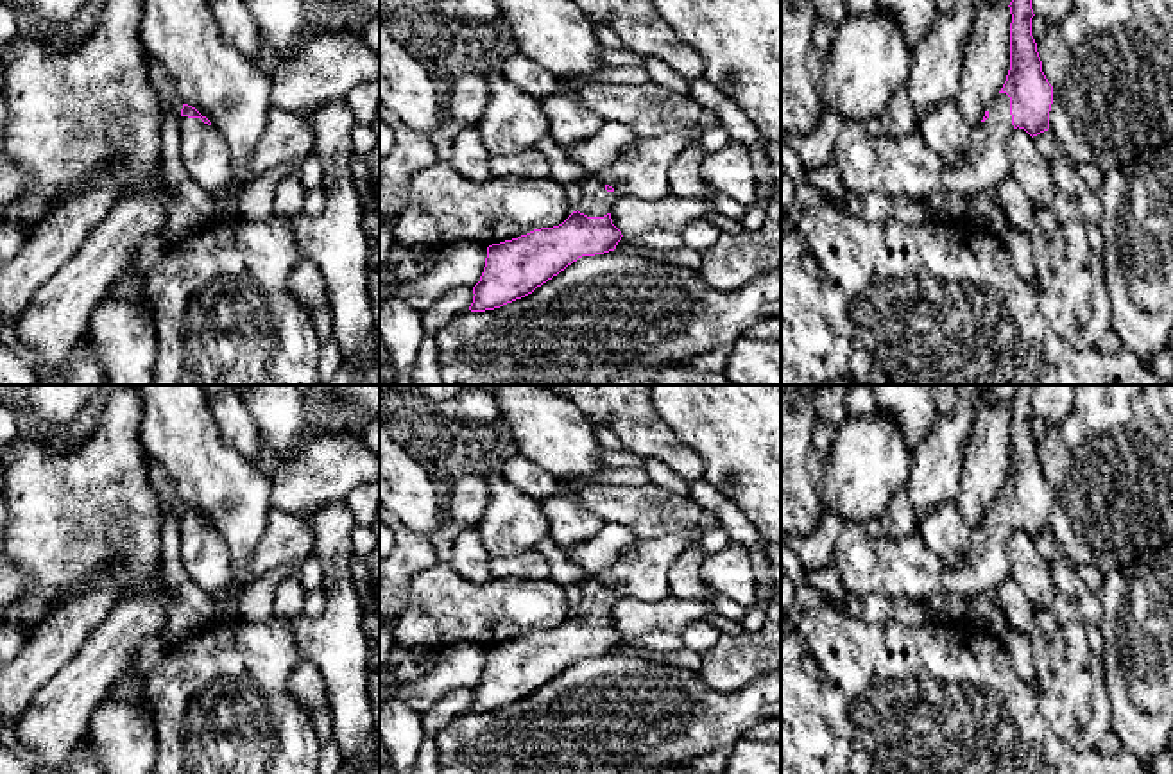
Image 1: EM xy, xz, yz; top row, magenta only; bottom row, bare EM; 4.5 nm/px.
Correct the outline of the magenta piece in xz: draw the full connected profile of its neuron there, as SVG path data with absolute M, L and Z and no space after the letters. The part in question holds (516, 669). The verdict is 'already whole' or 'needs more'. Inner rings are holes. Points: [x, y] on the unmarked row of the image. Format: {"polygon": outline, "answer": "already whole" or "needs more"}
{"polygon": "M586 577L580 586L582 604L562 625L487 649L484 674L473 688L471 713L521 701L578 659L616 650L623 636L612 625L611 609L620 595L596 577Z", "answer": "needs more"}

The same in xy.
{"polygon": "M195 509L181 511L181 559L193 582L210 597L220 595L231 582L231 552L218 530Z", "answer": "needs more"}

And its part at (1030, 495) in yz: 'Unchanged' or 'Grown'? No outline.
Grown

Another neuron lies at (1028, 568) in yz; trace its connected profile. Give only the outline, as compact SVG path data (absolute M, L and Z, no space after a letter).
M1012 530L1008 538L1010 579L1014 579L1033 609L1053 602L1053 579L1048 561L1037 552L1024 530Z

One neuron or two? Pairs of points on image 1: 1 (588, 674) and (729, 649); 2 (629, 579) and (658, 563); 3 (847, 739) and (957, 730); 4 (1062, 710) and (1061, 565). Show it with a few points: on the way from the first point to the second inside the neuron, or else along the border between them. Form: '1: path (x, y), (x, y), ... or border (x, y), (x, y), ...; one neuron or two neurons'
1: border (697, 670), (708, 687); two neurons
2: path (636, 574), (650, 563); one neuron
3: path (874, 730), (930, 730); one neuron
4: path (1066, 674), (1066, 601); one neuron

